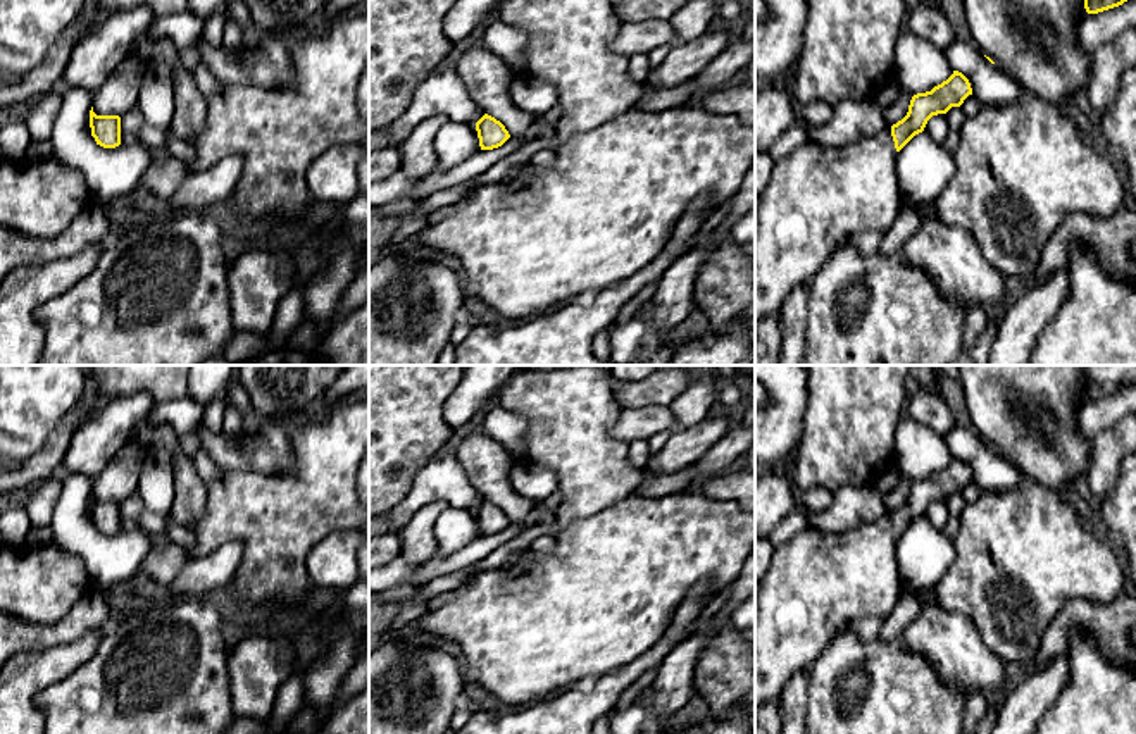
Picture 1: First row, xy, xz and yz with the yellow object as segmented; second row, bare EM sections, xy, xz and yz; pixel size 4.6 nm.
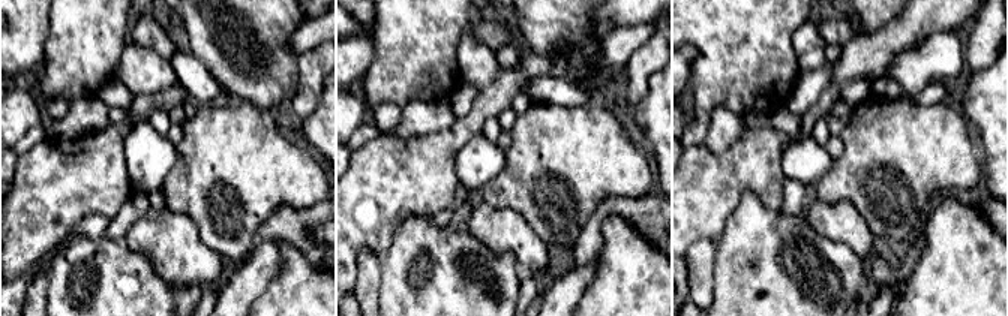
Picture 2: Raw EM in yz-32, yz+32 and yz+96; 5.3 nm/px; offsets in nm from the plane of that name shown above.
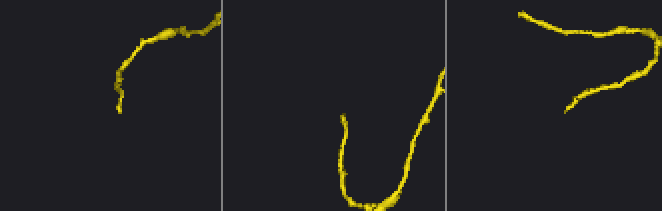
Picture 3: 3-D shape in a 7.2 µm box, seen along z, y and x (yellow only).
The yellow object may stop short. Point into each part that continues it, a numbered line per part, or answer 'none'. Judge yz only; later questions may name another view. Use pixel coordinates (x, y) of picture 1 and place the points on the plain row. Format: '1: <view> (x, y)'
1: yz (817, 581)

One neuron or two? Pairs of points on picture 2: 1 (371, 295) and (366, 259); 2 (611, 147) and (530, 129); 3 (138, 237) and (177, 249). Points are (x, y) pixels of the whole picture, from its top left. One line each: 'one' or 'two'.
1: one
2: one
3: one

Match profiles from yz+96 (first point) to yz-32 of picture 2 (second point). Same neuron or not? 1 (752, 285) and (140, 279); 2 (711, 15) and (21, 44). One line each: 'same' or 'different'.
1: same
2: different

